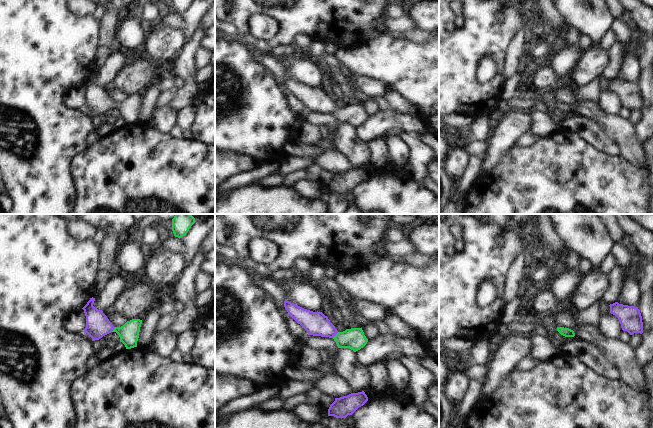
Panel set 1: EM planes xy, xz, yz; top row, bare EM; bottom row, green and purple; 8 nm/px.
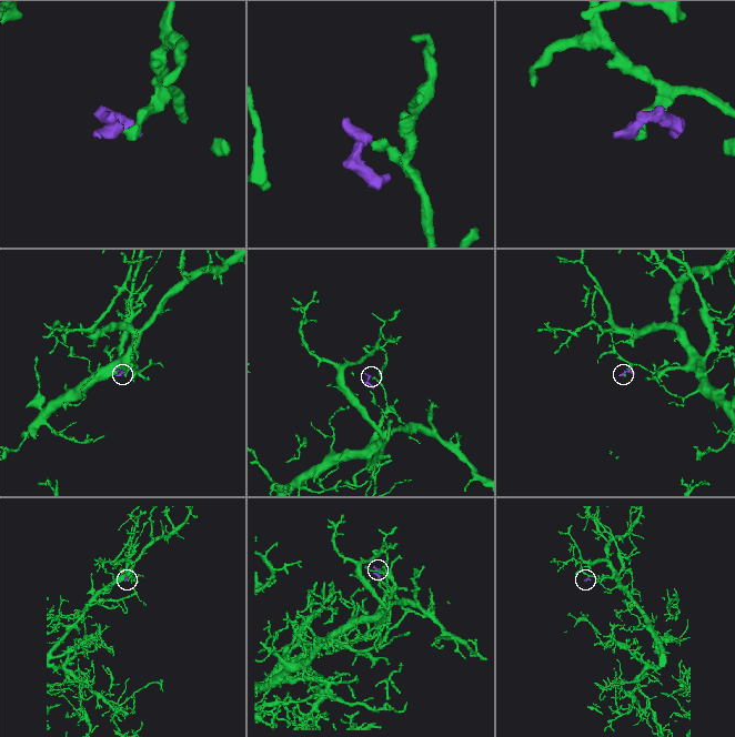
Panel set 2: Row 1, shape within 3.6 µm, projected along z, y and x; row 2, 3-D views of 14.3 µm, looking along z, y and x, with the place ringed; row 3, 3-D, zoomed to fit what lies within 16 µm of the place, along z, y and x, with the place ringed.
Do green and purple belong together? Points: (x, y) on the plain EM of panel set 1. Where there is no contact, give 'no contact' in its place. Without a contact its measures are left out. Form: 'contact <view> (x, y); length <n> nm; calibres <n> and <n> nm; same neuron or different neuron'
contact xz (336, 110); length 70 nm; calibres 170 and 190 nm; same neuron

